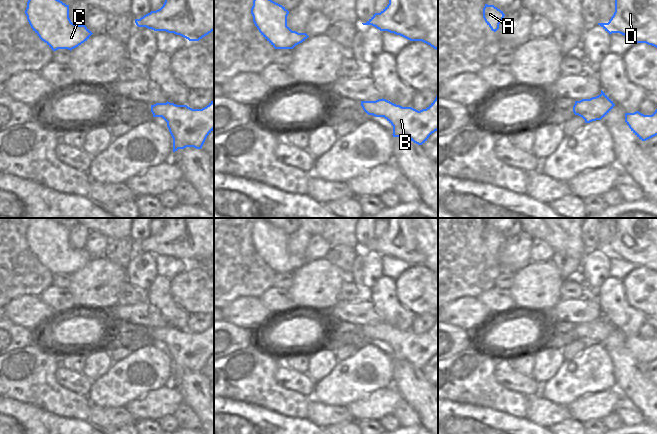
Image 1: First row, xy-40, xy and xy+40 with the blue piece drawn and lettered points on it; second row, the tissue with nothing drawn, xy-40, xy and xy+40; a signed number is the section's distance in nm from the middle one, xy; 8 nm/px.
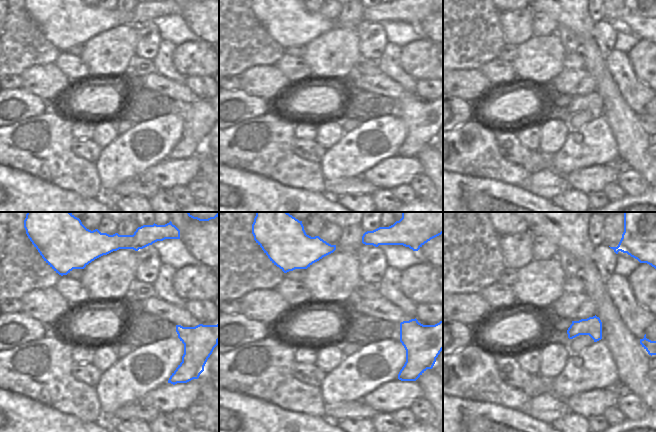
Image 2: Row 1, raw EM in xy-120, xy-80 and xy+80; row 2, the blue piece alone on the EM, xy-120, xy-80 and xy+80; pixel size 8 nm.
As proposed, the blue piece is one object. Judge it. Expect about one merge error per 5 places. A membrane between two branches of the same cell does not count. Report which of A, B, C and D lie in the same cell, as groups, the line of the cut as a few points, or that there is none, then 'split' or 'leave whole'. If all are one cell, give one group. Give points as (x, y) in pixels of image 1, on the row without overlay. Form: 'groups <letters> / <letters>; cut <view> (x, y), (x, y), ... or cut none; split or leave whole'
groups A B C D; cut none; leave whole

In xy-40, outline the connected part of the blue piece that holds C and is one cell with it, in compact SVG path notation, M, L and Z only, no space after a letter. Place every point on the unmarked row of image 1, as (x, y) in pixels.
M29 218L25 238L33 255L53 275L71 275L93 258L85 248L72 247L69 229L50 218Z

